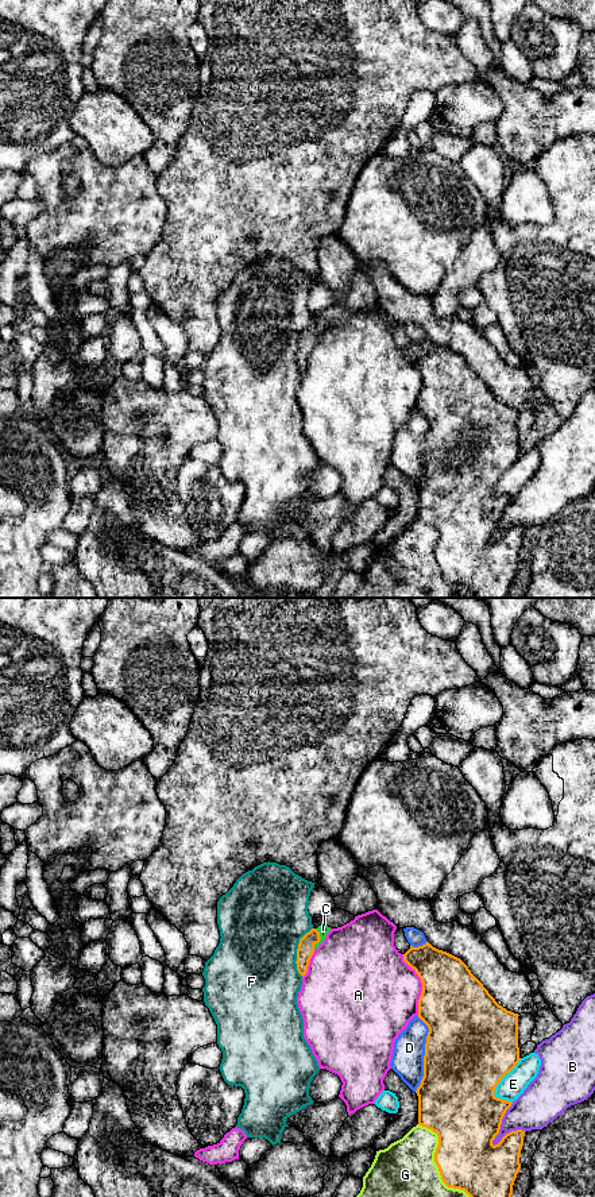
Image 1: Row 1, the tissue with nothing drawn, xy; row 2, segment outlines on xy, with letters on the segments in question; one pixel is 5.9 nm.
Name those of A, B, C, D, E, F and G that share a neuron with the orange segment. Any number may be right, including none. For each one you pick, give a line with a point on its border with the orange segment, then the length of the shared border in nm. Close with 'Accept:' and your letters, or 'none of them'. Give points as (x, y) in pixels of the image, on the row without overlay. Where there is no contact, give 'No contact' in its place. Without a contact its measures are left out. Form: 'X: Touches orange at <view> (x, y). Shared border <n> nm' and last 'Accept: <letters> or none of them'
C: Touches orange at xy (320, 333). Shared border 120 nm
Accept: C

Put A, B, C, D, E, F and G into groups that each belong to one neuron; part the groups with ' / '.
A / B / C / D / E / F / G

